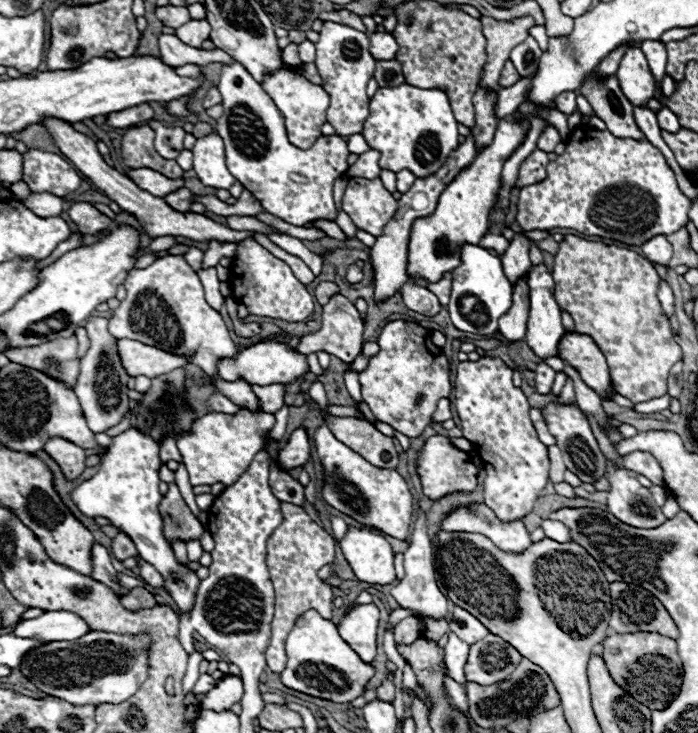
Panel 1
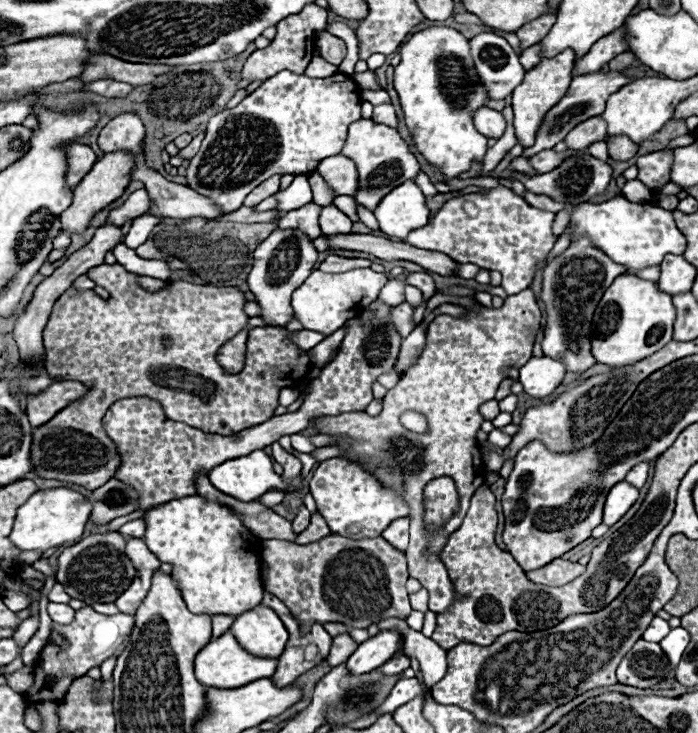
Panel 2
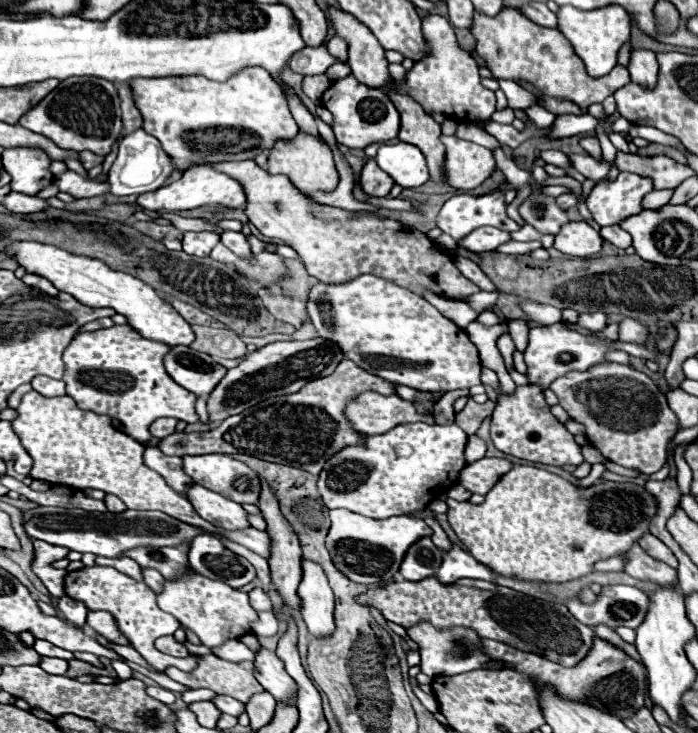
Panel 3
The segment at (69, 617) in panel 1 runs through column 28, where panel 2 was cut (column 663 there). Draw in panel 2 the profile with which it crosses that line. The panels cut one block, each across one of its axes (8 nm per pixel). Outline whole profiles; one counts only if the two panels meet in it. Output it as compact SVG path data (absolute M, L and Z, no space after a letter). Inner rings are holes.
M654 618L652 620L652 624L646 628L646 632L644 632L644 640L646 642L660 642L666 634L668 634L668 630L670 630L670 624L666 622L666 620L662 620L662 618Z

